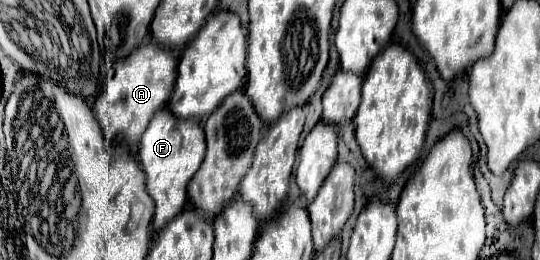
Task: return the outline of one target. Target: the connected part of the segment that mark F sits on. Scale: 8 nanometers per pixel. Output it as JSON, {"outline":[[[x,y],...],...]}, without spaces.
{"outline":[[[166,108],[160,110],[152,120],[148,130],[140,142],[140,162],[146,172],[146,190],[154,200],[154,230],[164,228],[176,212],[182,212],[186,204],[186,186],[200,168],[206,154],[206,138],[200,124],[192,124],[190,120],[178,122]]]}

